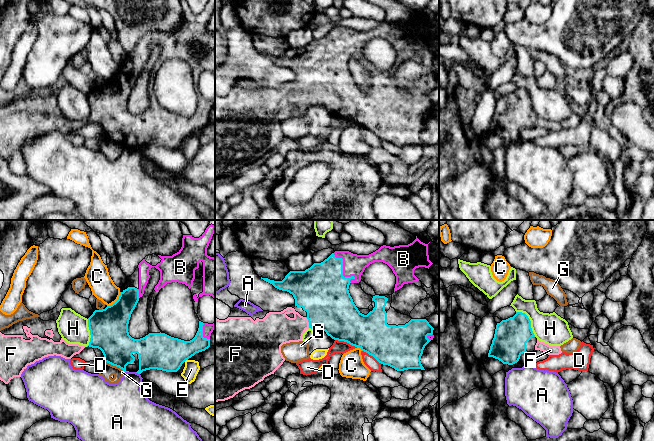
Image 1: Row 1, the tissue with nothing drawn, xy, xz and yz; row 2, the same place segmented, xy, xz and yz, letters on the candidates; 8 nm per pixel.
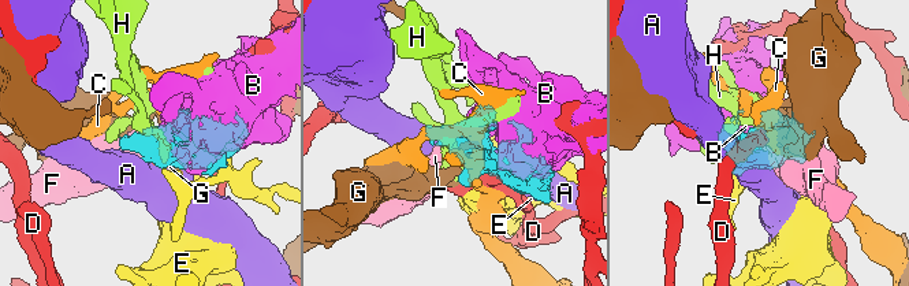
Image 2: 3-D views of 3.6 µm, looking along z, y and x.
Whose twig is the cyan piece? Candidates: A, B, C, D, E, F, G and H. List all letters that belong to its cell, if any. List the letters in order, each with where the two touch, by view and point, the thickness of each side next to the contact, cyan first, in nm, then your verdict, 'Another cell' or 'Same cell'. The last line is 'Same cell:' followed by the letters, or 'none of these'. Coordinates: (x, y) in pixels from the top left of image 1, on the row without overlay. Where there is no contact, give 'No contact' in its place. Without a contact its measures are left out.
A: Touches cyan at xy (137, 148). Thickness 300 nm (cyan) against 320 nm. Another cell
B: Touches cyan at xz (342, 44). Thickness 420 nm (cyan) against 180 nm. Same cell
C: Touches cyan at xy (116, 77). Thickness 300 nm (cyan) against 190 nm. Another cell
D: Touches cyan at xz (346, 117). Thickness 340 nm (cyan) against 100 nm. Another cell
E: Touches cyan at xy (185, 136). Thickness 300 nm (cyan) against 120 nm. Another cell
F: Touches cyan at xz (308, 97). Thickness 400 nm (cyan) against 260 nm. Same cell
G: Touches cyan at xy (114, 141). Thickness 280 nm (cyan) against 110 nm. Another cell
H: Touches cyan at yz (530, 97). Thickness 280 nm (cyan) against 240 nm. Another cell
Same cell: B, F

